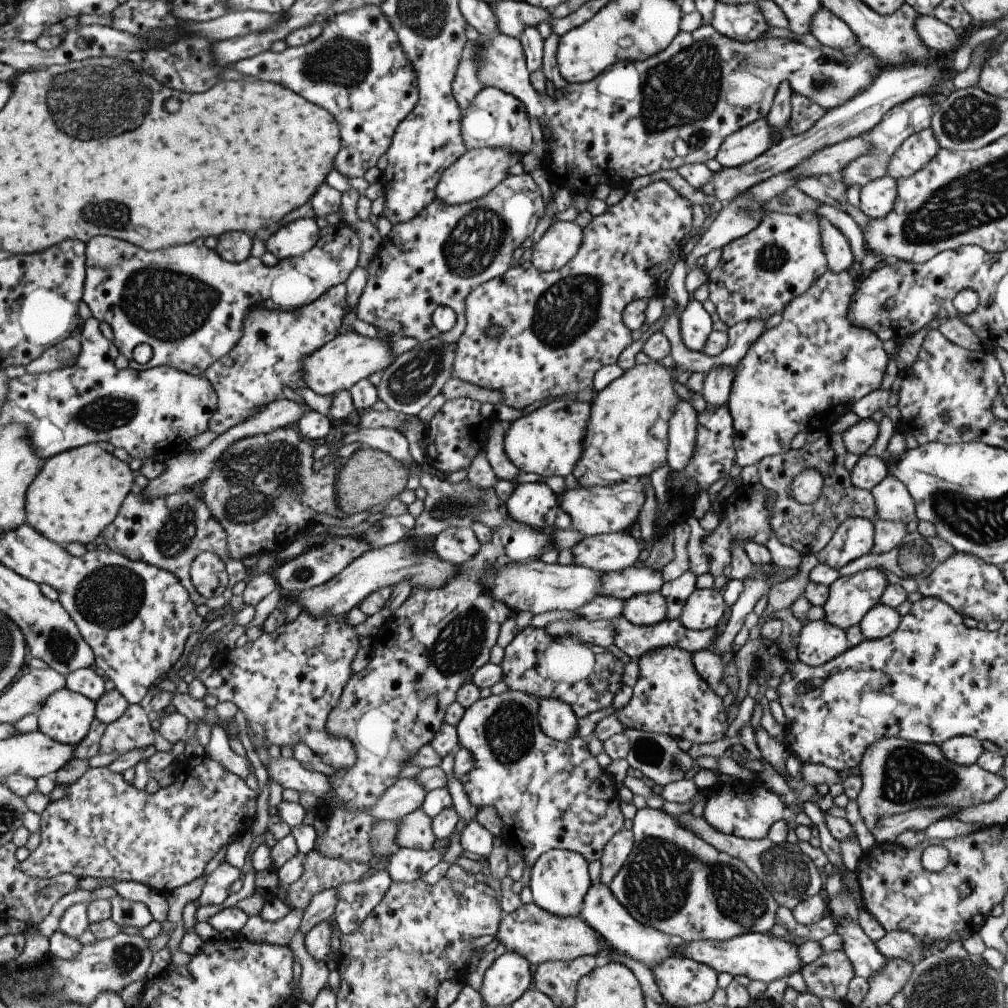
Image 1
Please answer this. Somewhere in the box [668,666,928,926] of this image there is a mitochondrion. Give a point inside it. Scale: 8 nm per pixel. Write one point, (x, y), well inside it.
(786, 872)

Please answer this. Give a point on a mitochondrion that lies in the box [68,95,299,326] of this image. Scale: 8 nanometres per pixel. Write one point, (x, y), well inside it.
(109, 215)

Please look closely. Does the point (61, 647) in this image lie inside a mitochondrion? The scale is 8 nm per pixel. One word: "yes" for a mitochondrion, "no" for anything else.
yes

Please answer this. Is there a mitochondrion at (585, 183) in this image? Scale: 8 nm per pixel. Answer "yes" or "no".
no

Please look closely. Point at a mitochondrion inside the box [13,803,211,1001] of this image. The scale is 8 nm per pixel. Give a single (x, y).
(125, 957)

